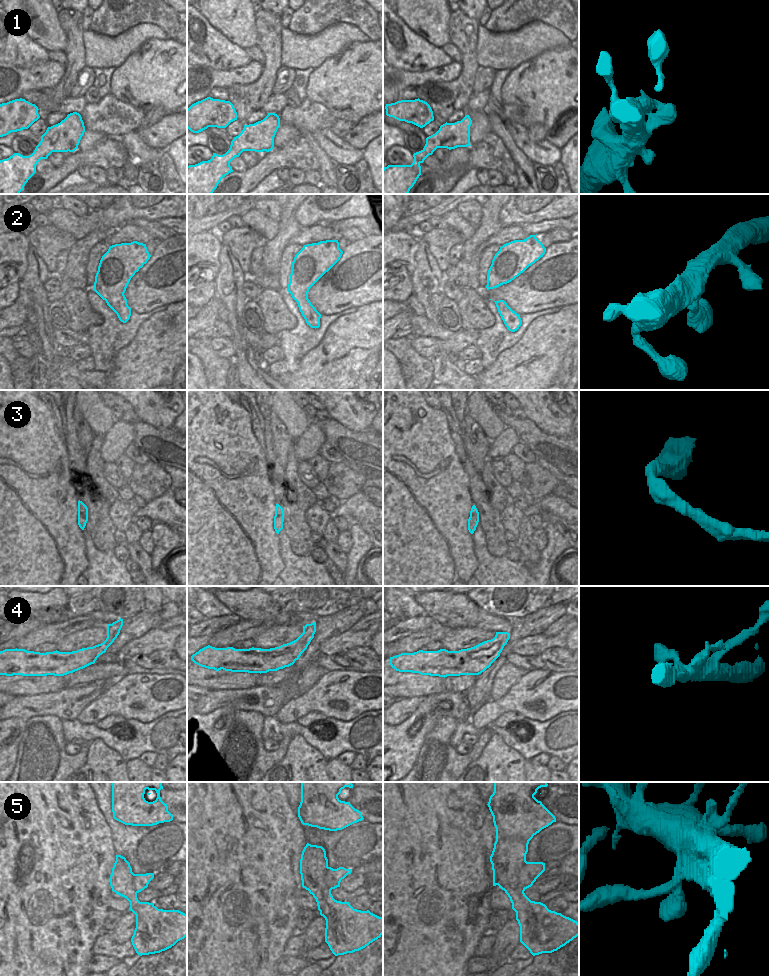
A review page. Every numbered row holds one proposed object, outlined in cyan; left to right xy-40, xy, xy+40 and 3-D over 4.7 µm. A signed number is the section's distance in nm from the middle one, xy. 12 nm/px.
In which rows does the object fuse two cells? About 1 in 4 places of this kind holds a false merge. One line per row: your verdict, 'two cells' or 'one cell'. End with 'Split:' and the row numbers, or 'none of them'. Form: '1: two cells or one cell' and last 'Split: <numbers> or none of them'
1: one cell
2: one cell
3: one cell
4: one cell
5: one cell
Split: none of them

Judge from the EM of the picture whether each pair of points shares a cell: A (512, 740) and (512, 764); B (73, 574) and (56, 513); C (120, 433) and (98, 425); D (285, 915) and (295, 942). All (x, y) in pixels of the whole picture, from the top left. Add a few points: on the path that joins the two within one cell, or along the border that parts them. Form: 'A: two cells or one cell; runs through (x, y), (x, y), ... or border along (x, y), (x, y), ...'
A: two cells; border along (494, 733), (526, 759)
B: one cell; runs through (73, 559), (72, 549), (63, 528)
C: two cells; border along (115, 421), (103, 435)
D: two cells; border along (292, 935), (285, 945), (283, 955)

